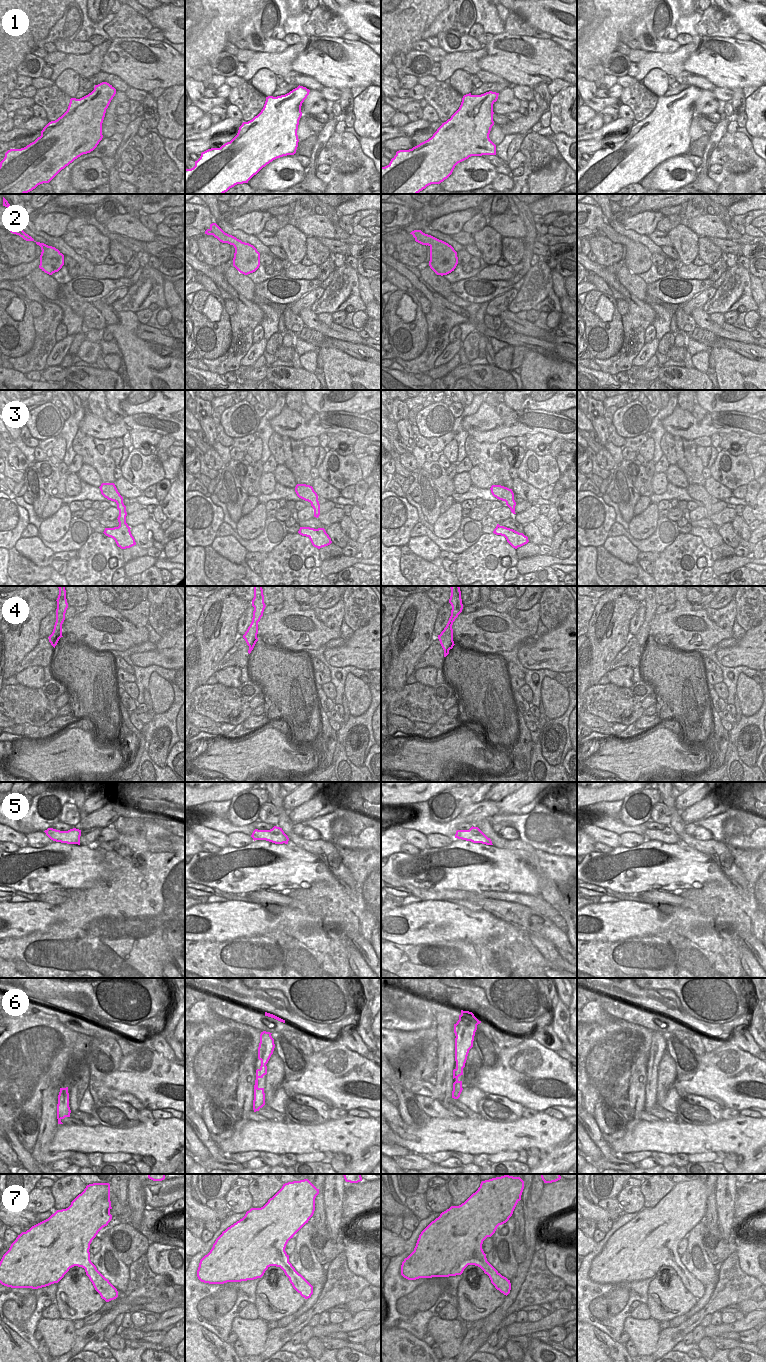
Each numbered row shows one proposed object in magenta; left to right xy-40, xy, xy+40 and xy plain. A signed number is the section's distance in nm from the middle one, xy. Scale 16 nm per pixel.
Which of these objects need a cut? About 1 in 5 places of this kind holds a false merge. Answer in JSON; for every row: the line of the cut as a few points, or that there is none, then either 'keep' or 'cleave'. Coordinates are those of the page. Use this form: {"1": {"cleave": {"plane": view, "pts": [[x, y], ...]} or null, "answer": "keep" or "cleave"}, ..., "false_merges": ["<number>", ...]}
{"1": {"cleave": null, "answer": "keep"}, "2": {"cleave": null, "answer": "keep"}, "3": {"cleave": null, "answer": "keep"}, "4": {"cleave": null, "answer": "keep"}, "5": {"cleave": null, "answer": "keep"}, "6": {"cleave": null, "answer": "keep"}, "7": {"cleave": null, "answer": "keep"}, "false_merges": []}

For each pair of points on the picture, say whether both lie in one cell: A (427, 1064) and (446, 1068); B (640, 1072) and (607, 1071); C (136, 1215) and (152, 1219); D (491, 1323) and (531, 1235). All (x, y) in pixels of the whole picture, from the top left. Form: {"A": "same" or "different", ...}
{"A": "different", "B": "different", "C": "different", "D": "same"}

